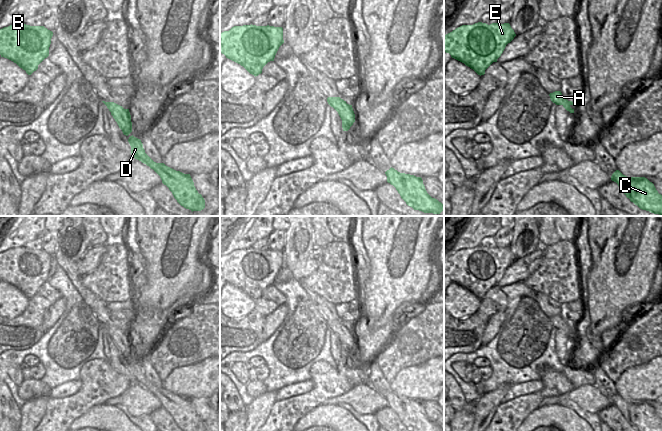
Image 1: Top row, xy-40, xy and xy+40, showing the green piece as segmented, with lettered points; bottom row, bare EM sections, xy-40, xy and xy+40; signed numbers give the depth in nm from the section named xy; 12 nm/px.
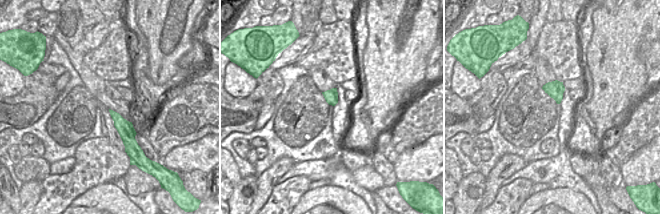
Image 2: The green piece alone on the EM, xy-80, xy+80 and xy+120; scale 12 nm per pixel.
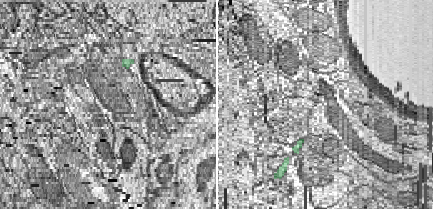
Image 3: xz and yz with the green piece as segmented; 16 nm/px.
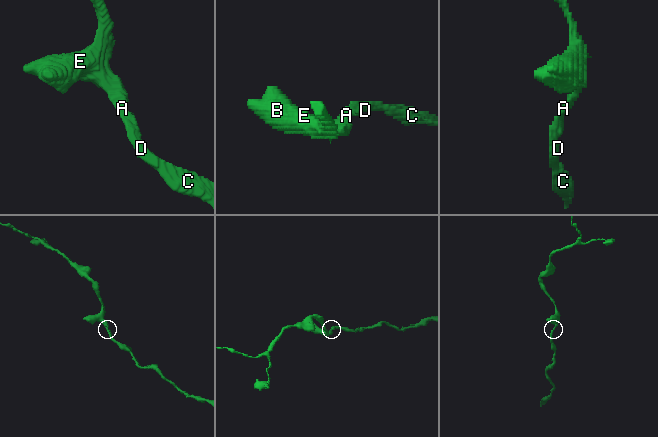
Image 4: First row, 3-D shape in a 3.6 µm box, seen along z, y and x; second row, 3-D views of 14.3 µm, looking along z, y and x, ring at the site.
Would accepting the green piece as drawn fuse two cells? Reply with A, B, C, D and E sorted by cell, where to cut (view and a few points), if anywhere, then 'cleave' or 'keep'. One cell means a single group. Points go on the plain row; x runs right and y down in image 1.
A B C D E | no cut | keep

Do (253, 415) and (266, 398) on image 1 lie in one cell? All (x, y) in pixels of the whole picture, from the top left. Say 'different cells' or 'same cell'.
same cell

